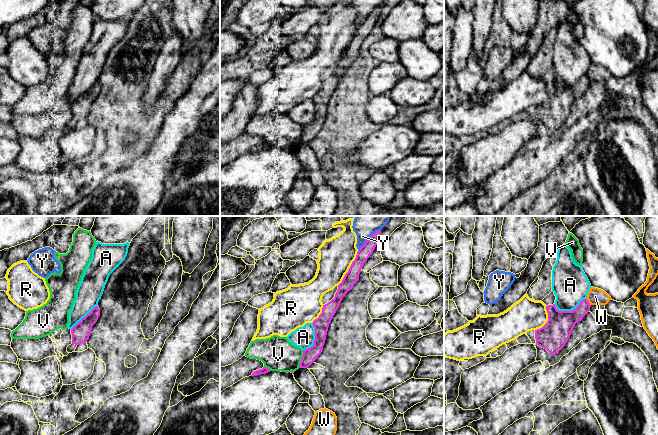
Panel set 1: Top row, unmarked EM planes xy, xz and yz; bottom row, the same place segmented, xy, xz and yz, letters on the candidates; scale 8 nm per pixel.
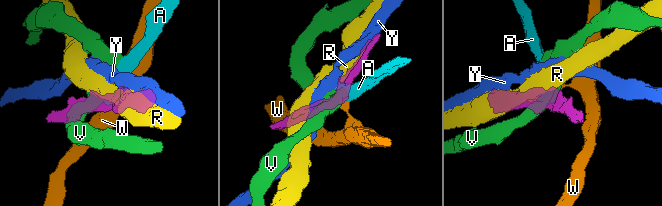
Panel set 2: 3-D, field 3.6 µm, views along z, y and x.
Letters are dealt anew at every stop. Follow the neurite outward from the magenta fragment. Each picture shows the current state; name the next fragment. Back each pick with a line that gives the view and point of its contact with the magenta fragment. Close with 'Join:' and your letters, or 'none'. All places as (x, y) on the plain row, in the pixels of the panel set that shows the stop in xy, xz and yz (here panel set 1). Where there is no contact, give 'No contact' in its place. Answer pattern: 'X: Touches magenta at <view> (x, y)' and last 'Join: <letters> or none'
Join: none

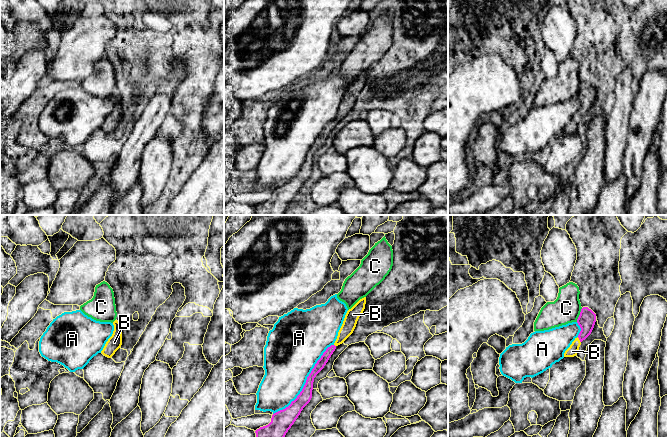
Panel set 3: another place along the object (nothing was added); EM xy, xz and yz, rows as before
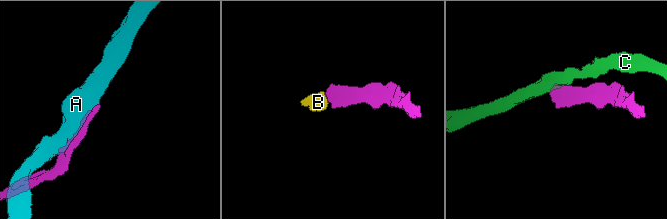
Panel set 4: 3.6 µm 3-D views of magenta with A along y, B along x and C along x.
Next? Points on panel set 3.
B: Touches magenta at yz (579, 115)
Join: B

